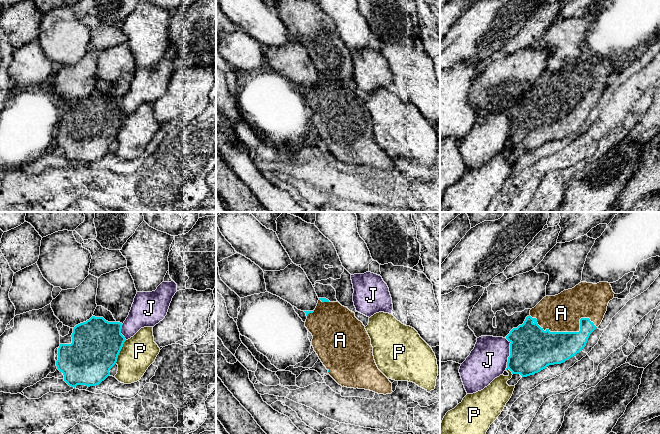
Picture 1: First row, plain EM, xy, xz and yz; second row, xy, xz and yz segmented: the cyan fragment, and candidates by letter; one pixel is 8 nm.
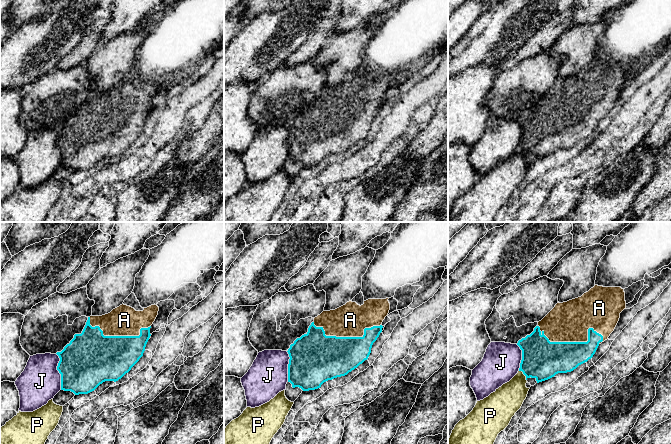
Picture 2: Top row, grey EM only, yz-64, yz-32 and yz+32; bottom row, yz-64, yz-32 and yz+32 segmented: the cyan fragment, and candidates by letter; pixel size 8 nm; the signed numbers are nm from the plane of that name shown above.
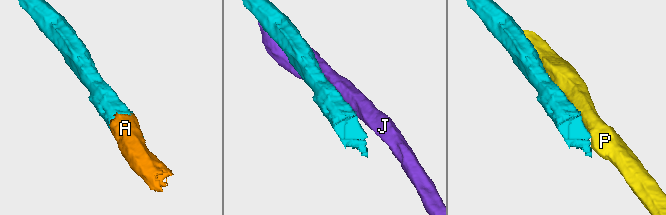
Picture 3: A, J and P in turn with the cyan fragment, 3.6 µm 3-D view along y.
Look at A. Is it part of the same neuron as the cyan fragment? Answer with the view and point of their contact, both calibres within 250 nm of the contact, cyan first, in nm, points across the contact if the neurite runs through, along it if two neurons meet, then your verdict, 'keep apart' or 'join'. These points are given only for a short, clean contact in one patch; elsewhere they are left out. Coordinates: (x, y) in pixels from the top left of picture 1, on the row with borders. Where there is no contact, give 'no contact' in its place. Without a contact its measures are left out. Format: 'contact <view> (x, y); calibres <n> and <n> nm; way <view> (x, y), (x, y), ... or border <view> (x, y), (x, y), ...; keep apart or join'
contact yz (567, 332); calibres 300 and 300 nm; join

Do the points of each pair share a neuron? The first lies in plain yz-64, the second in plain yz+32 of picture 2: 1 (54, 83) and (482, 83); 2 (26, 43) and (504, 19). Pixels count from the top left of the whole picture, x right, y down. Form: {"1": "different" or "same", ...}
{"1": "different", "2": "same"}

